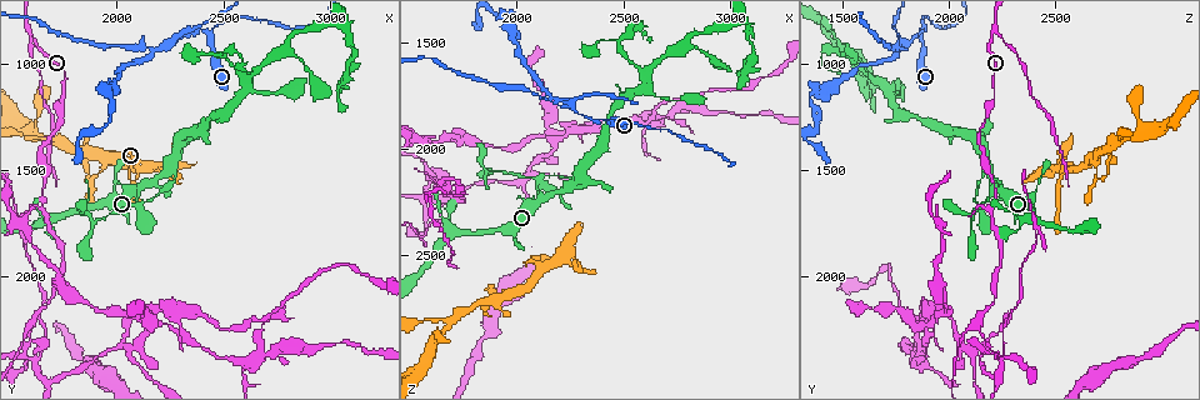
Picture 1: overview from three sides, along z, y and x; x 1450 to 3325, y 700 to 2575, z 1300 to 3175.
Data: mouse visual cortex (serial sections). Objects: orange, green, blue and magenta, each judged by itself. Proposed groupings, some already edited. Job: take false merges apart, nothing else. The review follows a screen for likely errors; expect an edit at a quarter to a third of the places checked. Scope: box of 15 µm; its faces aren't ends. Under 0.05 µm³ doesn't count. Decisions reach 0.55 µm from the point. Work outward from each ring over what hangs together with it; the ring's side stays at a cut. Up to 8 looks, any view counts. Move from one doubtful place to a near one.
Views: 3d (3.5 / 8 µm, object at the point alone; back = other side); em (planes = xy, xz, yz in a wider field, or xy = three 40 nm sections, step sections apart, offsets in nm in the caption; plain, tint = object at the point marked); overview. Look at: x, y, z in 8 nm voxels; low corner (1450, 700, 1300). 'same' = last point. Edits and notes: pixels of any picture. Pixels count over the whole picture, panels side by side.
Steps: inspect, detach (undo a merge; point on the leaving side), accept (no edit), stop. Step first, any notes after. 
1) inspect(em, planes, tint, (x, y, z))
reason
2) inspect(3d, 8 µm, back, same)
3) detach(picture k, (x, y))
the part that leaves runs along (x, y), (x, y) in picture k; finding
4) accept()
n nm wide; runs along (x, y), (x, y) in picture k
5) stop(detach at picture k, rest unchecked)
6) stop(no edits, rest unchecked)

inspect(3d, 3.5 µm, (2120, 1570, 2240))
small branch off a trunk

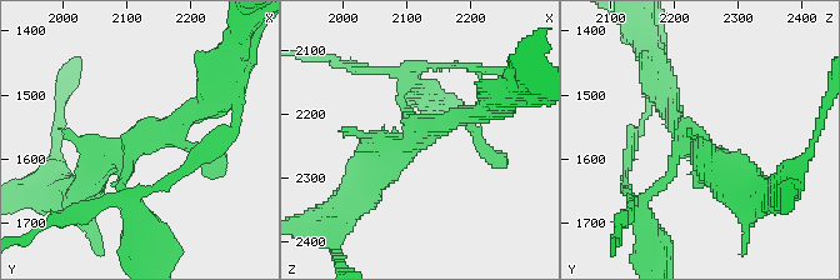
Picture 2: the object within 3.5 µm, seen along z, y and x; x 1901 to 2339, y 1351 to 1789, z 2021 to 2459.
inspect(em, xy, step 3, tint, (2120, 1575, 2230))
shape alone is not enough

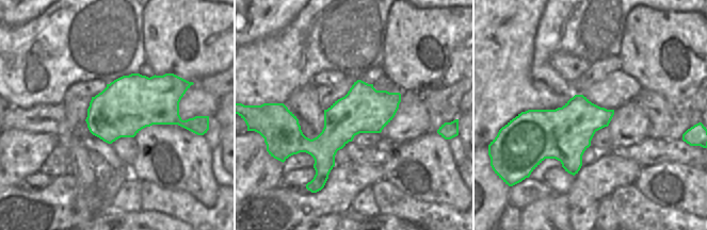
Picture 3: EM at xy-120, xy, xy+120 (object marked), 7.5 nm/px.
accept()
runs along (85, 191), (111, 156), (208, 103) in picture 2; all the same cell

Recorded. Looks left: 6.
inspect(3d, 3.5 µm, (1660, 1540, 2210))
thick turns thin

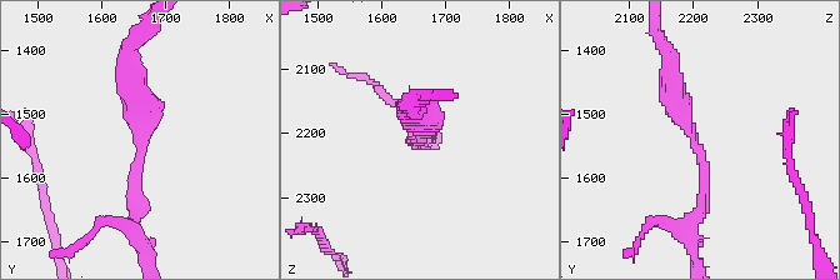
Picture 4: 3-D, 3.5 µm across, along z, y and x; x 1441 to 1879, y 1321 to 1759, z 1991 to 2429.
accept()
arms of 100, 300 nm; all the same cell

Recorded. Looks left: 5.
inspect(3d, 8 µm, back, (2430, 850, 1880))

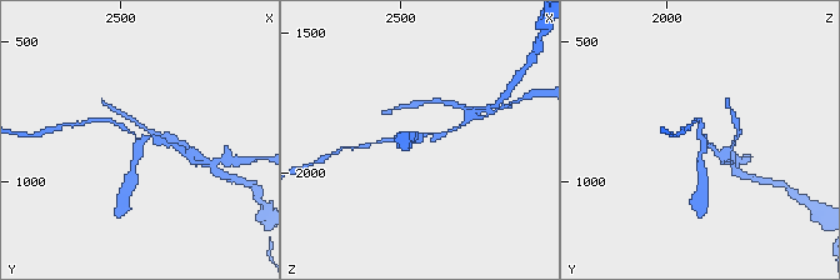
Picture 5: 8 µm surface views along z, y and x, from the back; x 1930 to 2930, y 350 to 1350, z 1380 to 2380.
inspect(em, xy, step 2, tint, (2430, 860, 1860))

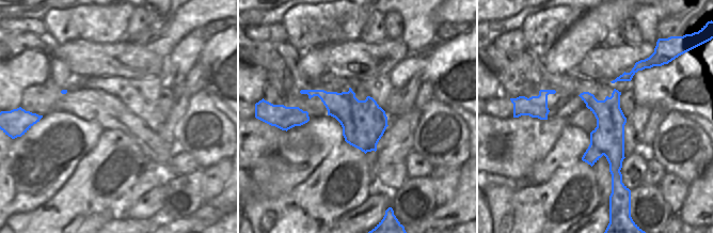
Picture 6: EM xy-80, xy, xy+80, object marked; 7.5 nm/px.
accept()
3 arms; runs along (585, 94), (609, 120), (616, 183) in picture 6; continuous, no second cell

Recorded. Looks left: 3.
stop(no edits, rest unchecked)

